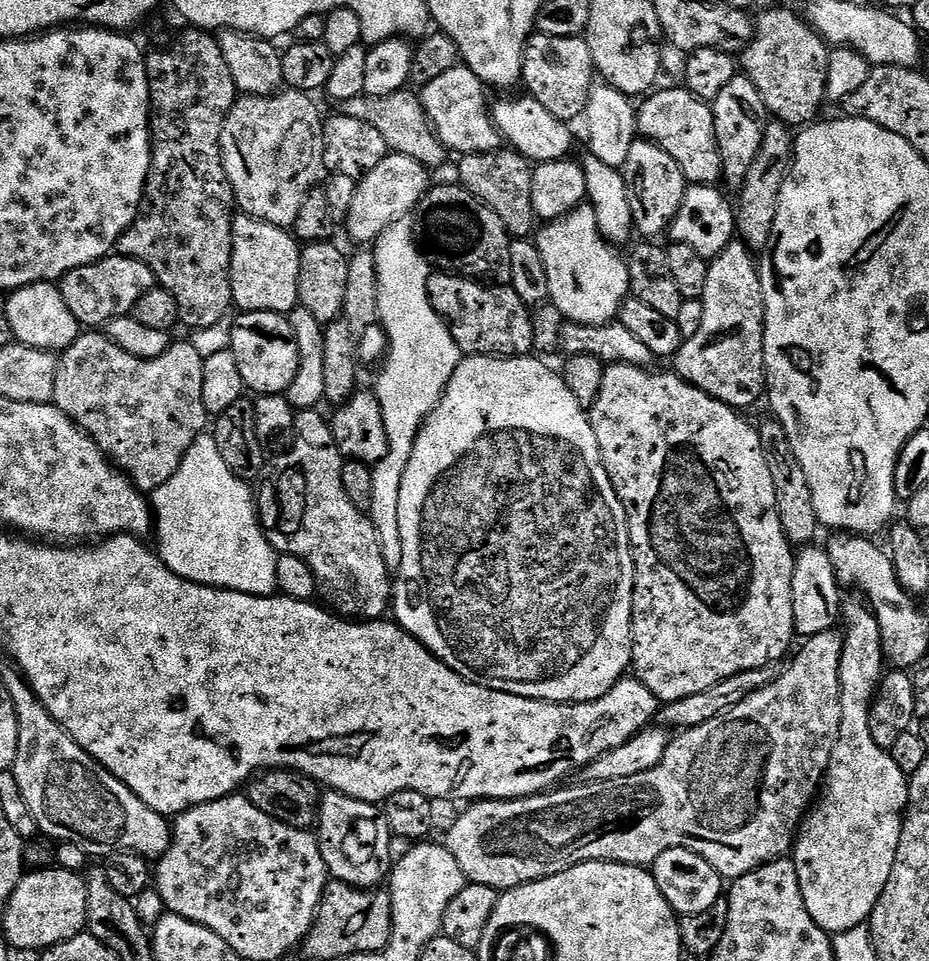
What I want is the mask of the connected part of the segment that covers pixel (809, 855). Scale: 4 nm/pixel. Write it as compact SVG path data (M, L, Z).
M852 594L842 604L842 624L848 627L848 632L843 633L844 649L842 650L842 662L840 663L840 689L842 690L842 726L838 730L838 739L834 750L830 754L827 773L822 781L822 791L815 801L814 807L805 815L794 841L794 859L798 870L798 886L802 886L802 898L806 902L806 910L820 929L829 934L845 932L848 929L861 927L868 919L879 896L883 893L887 879L890 878L891 868L894 866L895 852L898 850L898 842L904 825L904 814L908 806L908 781L909 777L898 768L889 749L878 746L871 737L870 714L872 701L876 696L876 689L880 685L881 677L886 672L886 661L883 650L882 634L879 632L878 618L875 617L871 607L859 595Z

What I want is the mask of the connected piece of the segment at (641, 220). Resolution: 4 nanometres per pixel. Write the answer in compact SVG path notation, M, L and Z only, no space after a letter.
M636 138L627 151L626 162L622 167L626 182L626 198L630 200L632 226L644 238L660 238L669 231L672 220L682 206L684 192L689 188L686 177L682 174L682 166L670 158L652 140Z

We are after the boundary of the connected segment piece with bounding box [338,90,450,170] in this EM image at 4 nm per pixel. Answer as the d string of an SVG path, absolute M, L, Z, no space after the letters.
M405 90L385 96L360 95L340 102L338 112L342 116L358 118L358 122L366 122L366 126L374 126L374 130L378 130L378 134L382 134L386 141L389 153L406 154L406 158L422 162L429 170L442 167L444 159L449 159L450 153L432 129L432 123L424 113L424 103L415 91L412 93L412 90Z

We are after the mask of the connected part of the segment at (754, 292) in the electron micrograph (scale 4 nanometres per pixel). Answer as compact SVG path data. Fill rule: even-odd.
M733 239L710 260L696 333L681 343L674 363L683 380L734 409L745 410L765 395L762 282L754 253L743 240Z

